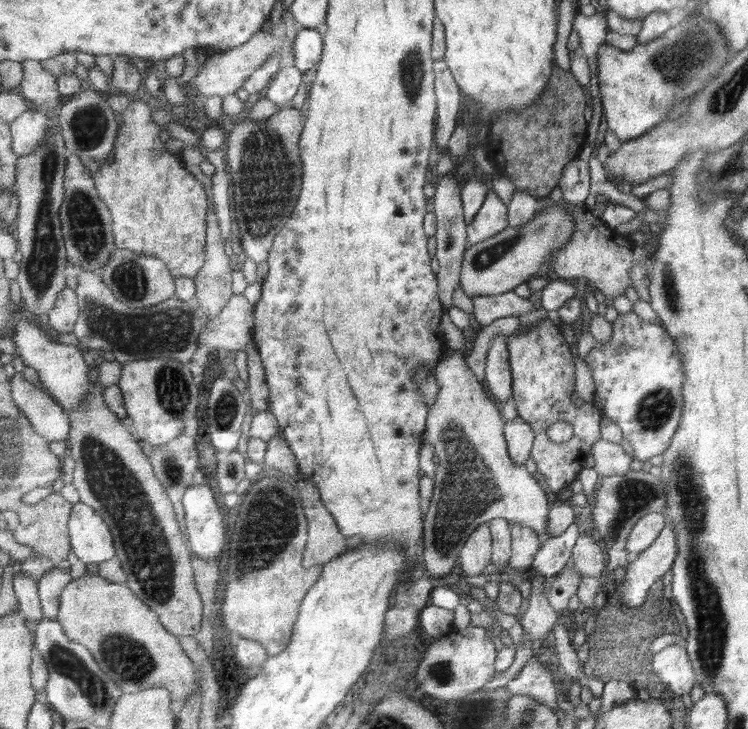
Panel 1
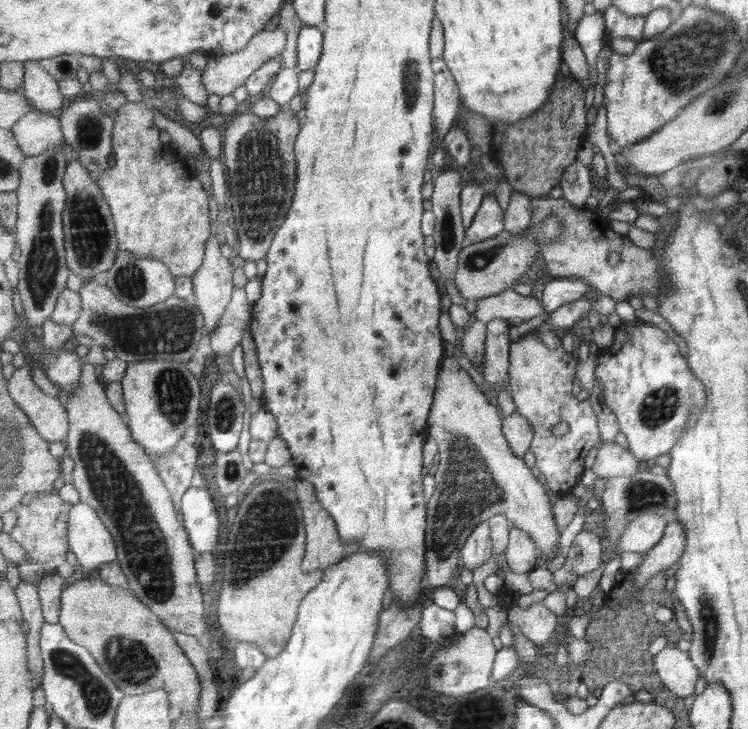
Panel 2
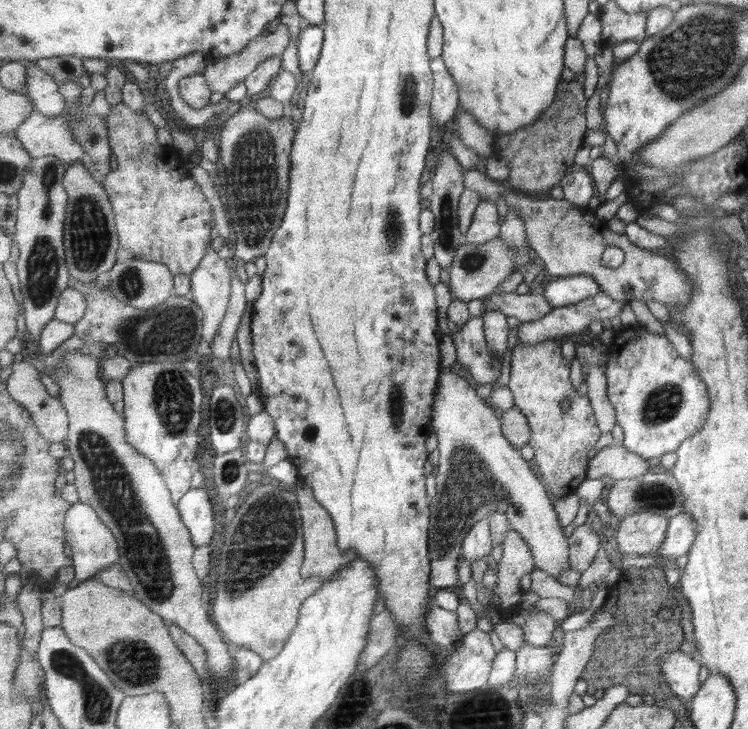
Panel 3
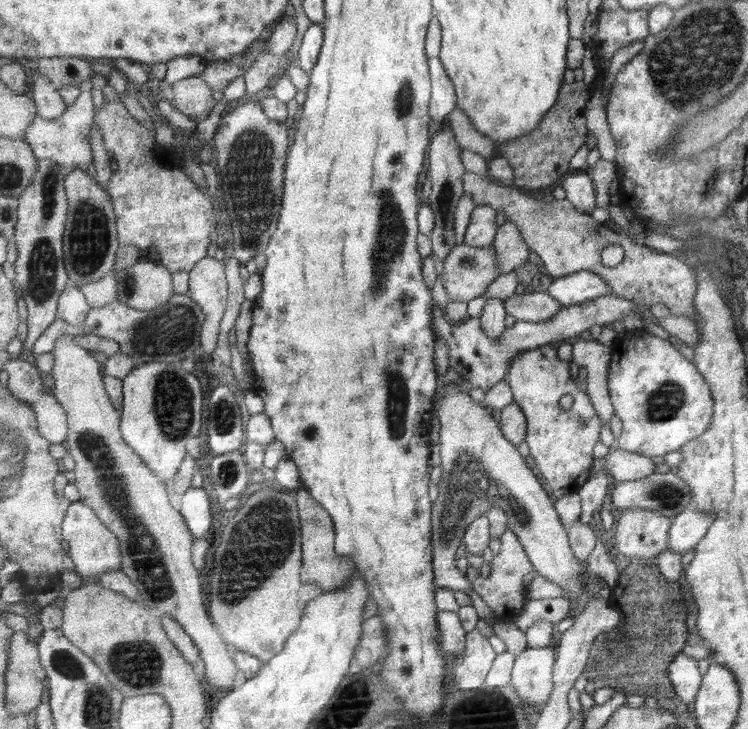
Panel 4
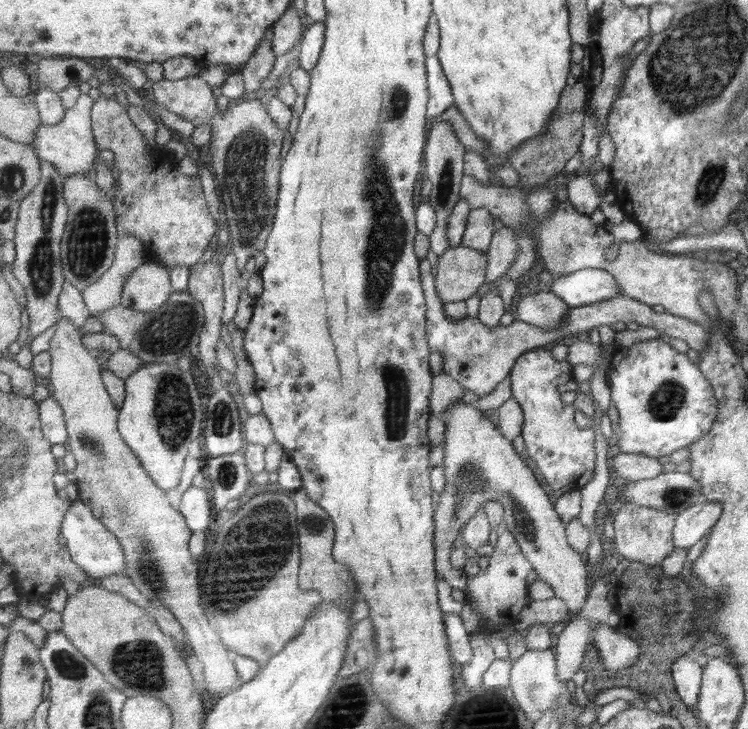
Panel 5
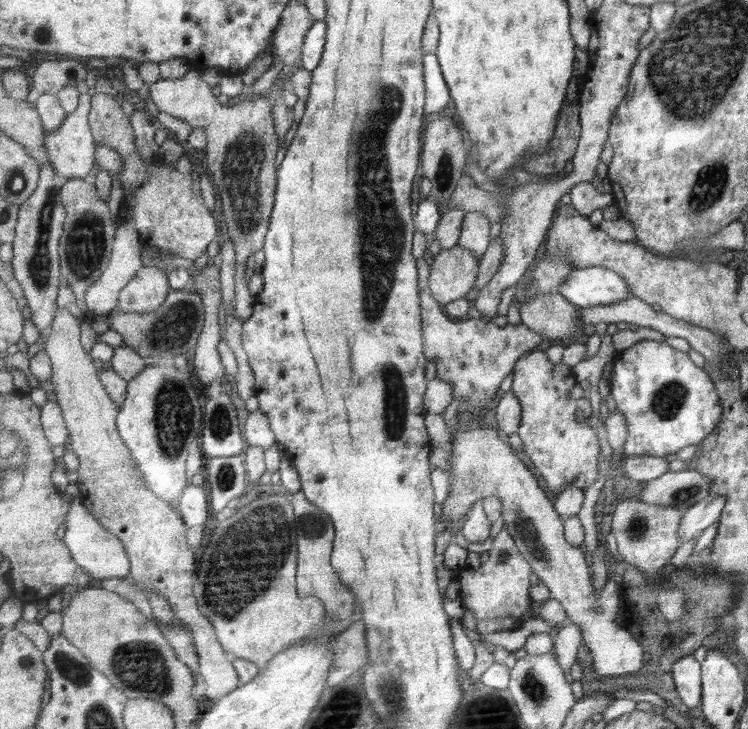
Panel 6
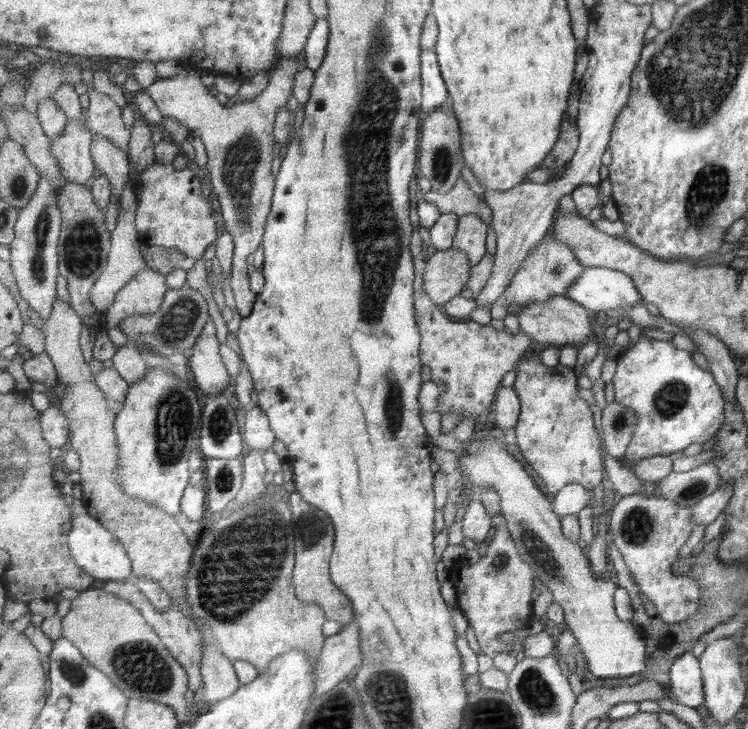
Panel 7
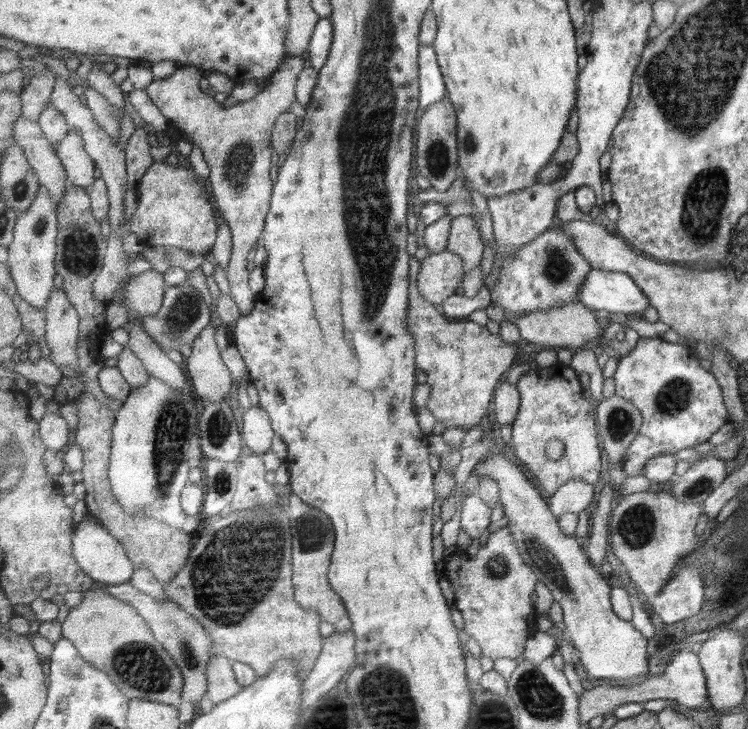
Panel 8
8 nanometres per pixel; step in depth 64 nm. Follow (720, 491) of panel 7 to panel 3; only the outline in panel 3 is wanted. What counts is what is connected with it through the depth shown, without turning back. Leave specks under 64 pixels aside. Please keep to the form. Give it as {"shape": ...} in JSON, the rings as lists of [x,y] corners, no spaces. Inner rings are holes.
{"shape":[[[681,511],[675,516],[668,517],[669,526],[666,528],[666,538],[658,552],[661,559],[671,557],[676,559],[678,556],[687,554],[695,540],[695,521],[691,520],[691,515]]]}

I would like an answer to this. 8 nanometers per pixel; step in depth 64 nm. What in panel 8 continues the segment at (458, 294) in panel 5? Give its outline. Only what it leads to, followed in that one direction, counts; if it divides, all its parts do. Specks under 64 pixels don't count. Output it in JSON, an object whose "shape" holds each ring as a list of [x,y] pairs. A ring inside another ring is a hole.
{"shape":[[[448,251],[432,254],[421,262],[417,279],[419,292],[431,304],[440,307],[449,296],[455,294],[458,286],[462,287],[465,274],[461,257]]]}

